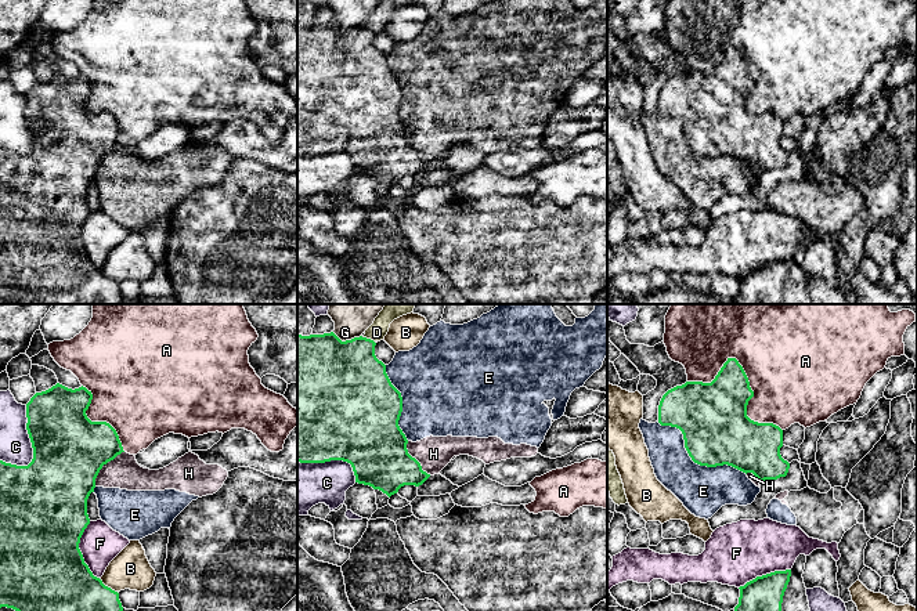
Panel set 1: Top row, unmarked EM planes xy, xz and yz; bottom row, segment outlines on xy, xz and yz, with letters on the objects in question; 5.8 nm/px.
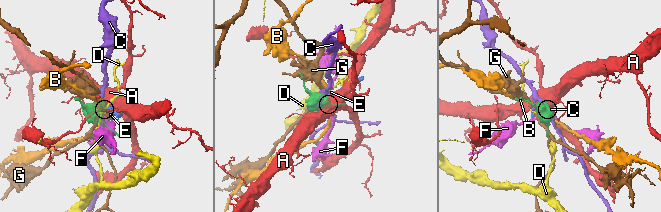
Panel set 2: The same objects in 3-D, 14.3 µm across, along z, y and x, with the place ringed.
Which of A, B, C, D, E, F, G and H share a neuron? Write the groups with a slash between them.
A / B / C / D / E H / F / G

